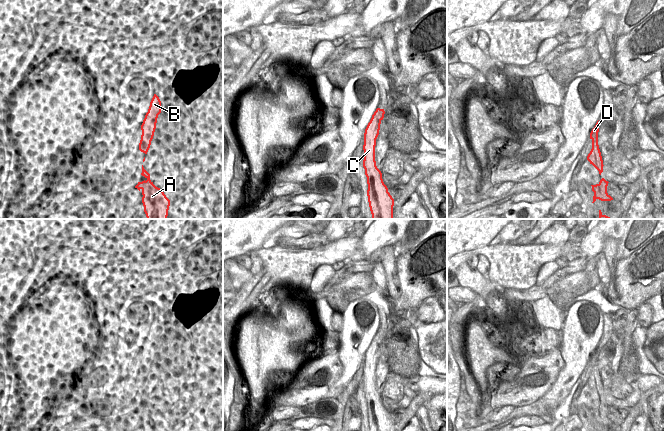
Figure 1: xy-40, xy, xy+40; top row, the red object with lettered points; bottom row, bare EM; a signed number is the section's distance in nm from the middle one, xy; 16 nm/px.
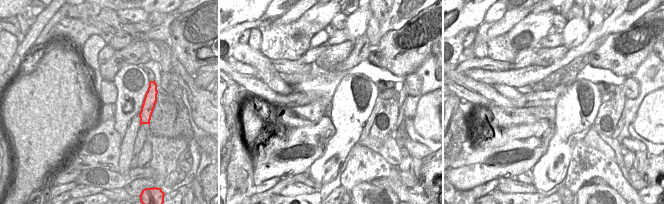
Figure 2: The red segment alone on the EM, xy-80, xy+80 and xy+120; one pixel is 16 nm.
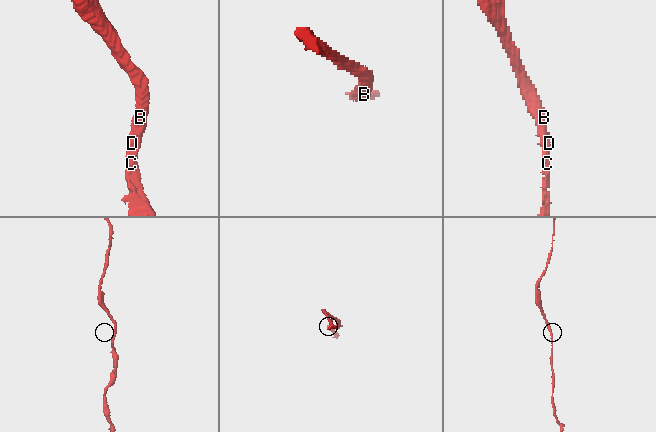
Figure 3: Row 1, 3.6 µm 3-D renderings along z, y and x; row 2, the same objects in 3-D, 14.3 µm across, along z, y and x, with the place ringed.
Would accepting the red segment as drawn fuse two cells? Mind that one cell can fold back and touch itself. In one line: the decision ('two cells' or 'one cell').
one cell

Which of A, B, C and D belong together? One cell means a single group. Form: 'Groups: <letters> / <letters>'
Groups: A B C D

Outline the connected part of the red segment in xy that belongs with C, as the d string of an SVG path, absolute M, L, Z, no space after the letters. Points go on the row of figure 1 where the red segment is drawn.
M377 108L364 133L363 167L367 177L367 196L372 219L393 219L394 199L388 192L382 179L382 173L377 168L375 161L376 139L384 114L384 109Z

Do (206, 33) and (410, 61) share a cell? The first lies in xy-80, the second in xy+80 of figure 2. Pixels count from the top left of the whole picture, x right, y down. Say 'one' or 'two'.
one

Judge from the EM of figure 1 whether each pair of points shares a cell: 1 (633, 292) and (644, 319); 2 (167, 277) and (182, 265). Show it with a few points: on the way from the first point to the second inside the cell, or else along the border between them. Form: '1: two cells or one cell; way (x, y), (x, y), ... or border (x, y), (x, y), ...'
1: two cells; border (644, 302), (636, 308)
2: two cells; border (171, 260), (172, 276), (176, 289)

